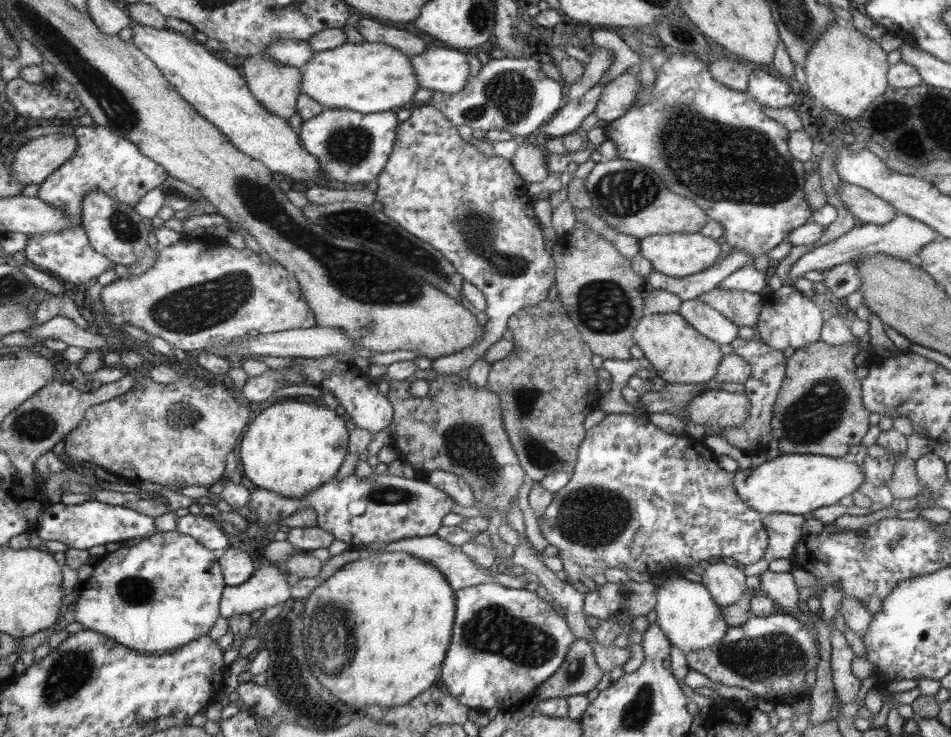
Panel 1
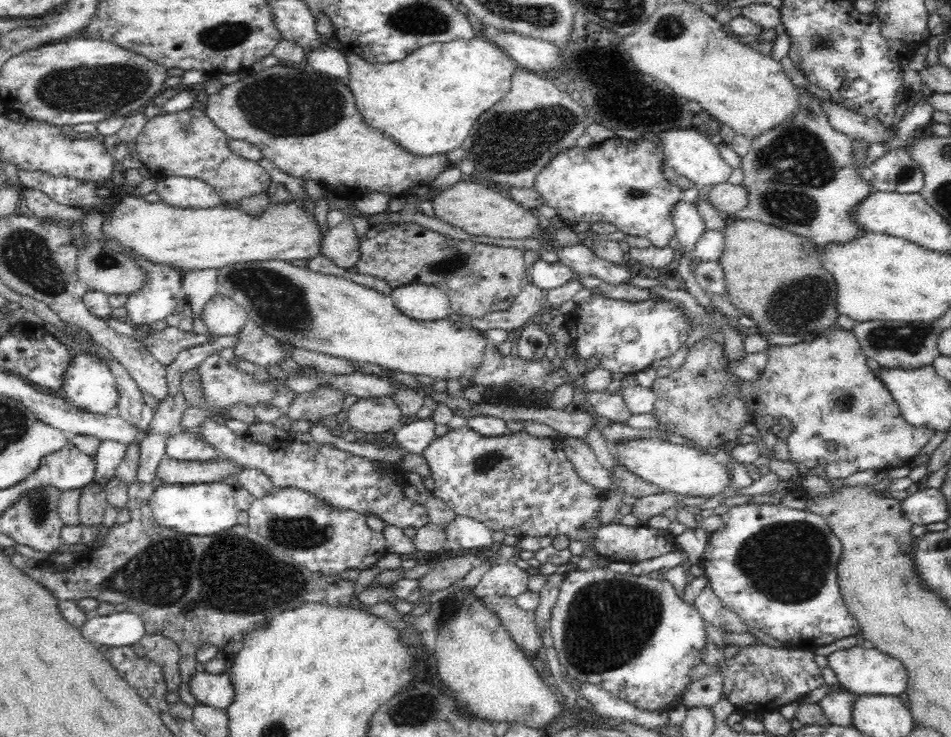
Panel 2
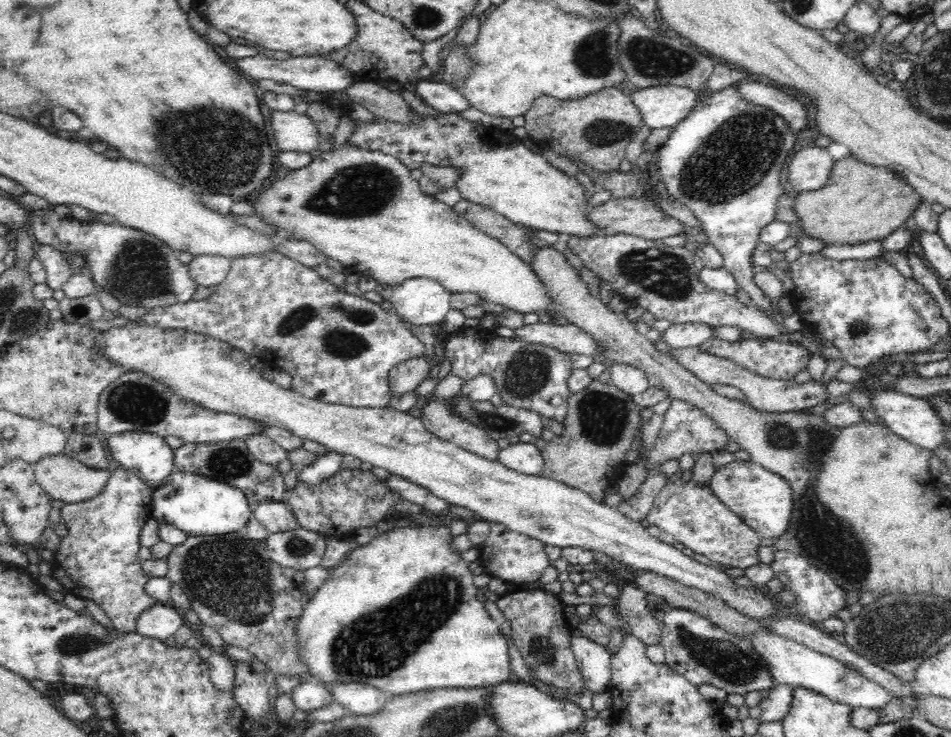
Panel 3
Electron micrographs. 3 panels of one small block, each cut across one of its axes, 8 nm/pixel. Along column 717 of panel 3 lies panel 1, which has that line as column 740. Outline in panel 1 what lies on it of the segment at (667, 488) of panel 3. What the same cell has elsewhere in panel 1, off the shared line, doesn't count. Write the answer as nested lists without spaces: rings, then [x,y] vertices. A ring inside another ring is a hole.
[[[607,413],[596,426],[588,429],[588,434],[581,444],[577,467],[574,468],[572,478],[565,488],[554,494],[552,503],[546,508],[544,516],[540,516],[541,520],[538,523],[542,535],[550,543],[550,546],[560,549],[558,558],[561,559],[563,569],[567,572],[566,582],[572,584],[572,581],[582,582],[583,576],[592,578],[594,574],[604,574],[604,571],[609,570],[609,568],[622,569],[626,572],[630,570],[646,571],[651,575],[660,572],[669,574],[674,572],[678,566],[694,566],[699,564],[701,560],[710,562],[712,556],[734,558],[734,562],[740,566],[757,563],[767,551],[766,546],[769,546],[769,536],[766,536],[766,530],[760,522],[760,516],[763,514],[742,501],[742,498],[737,494],[734,473],[726,472],[720,468],[720,464],[716,462],[716,454],[703,440],[690,437],[688,434],[668,434],[654,425],[648,417],[640,418],[640,416],[627,413]]]

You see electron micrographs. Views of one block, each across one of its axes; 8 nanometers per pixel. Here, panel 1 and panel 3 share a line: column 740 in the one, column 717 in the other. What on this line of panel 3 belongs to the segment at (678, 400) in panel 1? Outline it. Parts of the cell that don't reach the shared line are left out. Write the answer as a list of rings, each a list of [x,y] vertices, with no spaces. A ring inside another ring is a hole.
[[[699,347],[675,348],[670,351],[670,356],[678,363],[682,364],[690,372],[695,373],[700,380],[712,384],[728,384],[739,388],[747,397],[750,405],[756,409],[766,409],[768,412],[792,412],[802,411],[822,404],[828,398],[826,386],[820,382],[808,381],[803,384],[796,383],[794,380],[780,380],[779,378],[764,378],[758,376],[743,366],[738,366],[729,358],[720,358],[707,352],[702,352]]]

